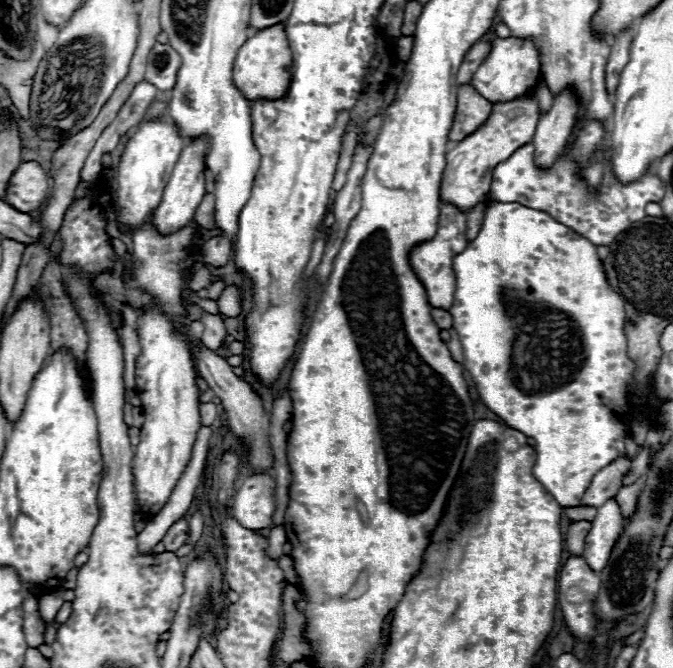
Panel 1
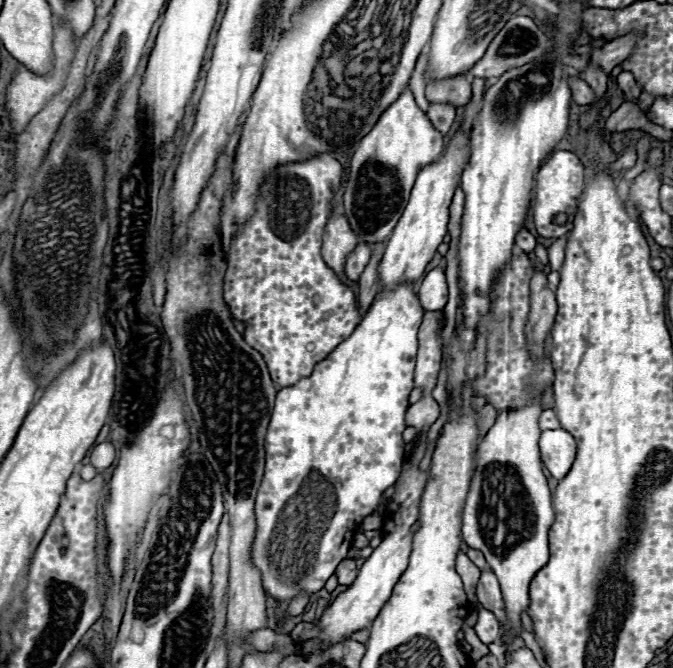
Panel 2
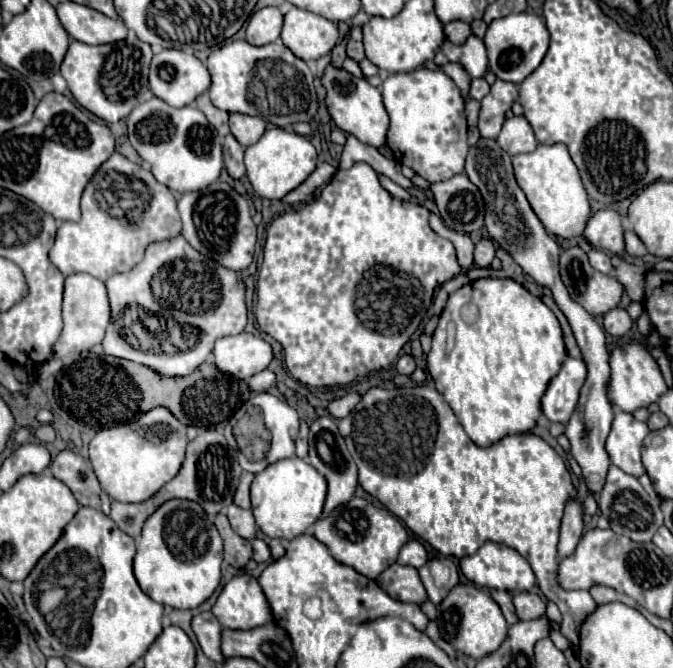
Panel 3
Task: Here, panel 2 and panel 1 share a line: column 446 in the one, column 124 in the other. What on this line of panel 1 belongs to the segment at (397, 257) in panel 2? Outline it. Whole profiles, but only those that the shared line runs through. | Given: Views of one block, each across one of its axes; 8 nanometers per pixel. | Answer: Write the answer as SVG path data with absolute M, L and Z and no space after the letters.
M160 118L142 122L136 128L136 132L126 140L124 152L120 156L118 178L116 178L120 222L128 226L128 230L122 230L122 232L132 232L152 216L152 212L160 204L162 190L172 174L176 160L180 158L182 148L184 148L184 140L178 132L178 126L174 122L166 122Z

